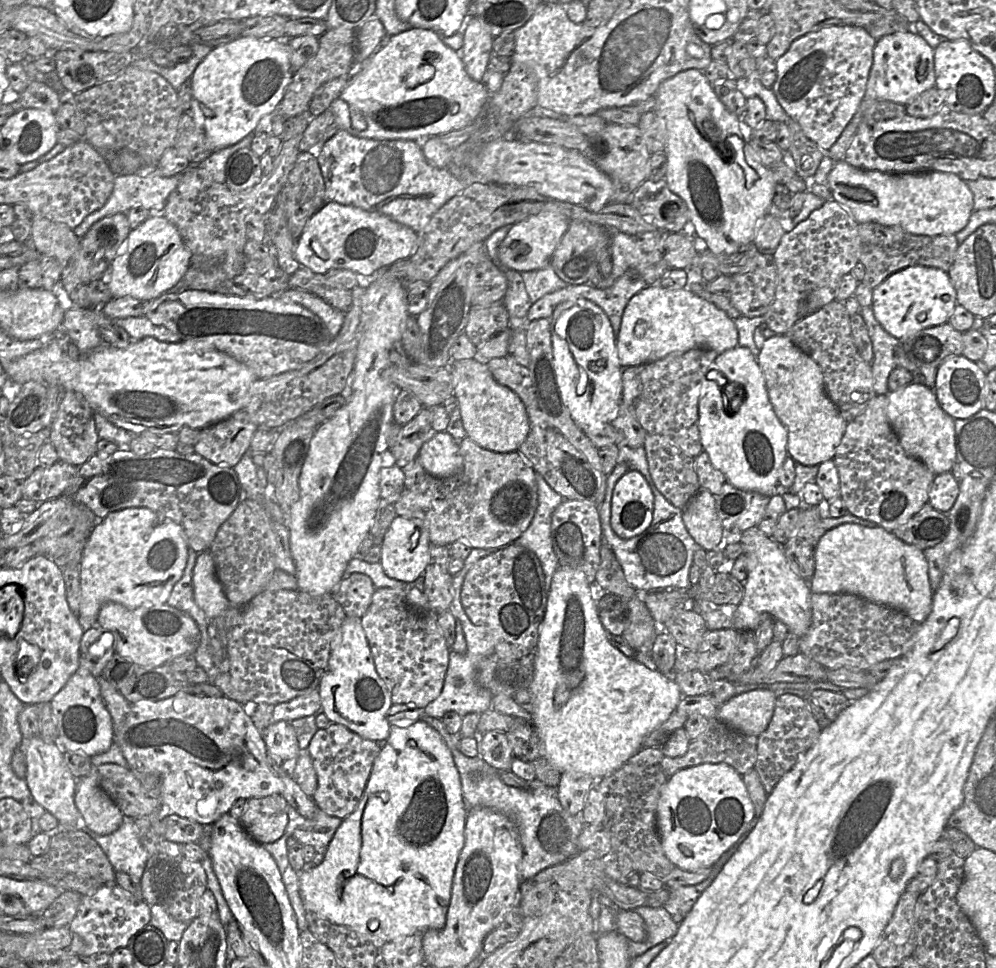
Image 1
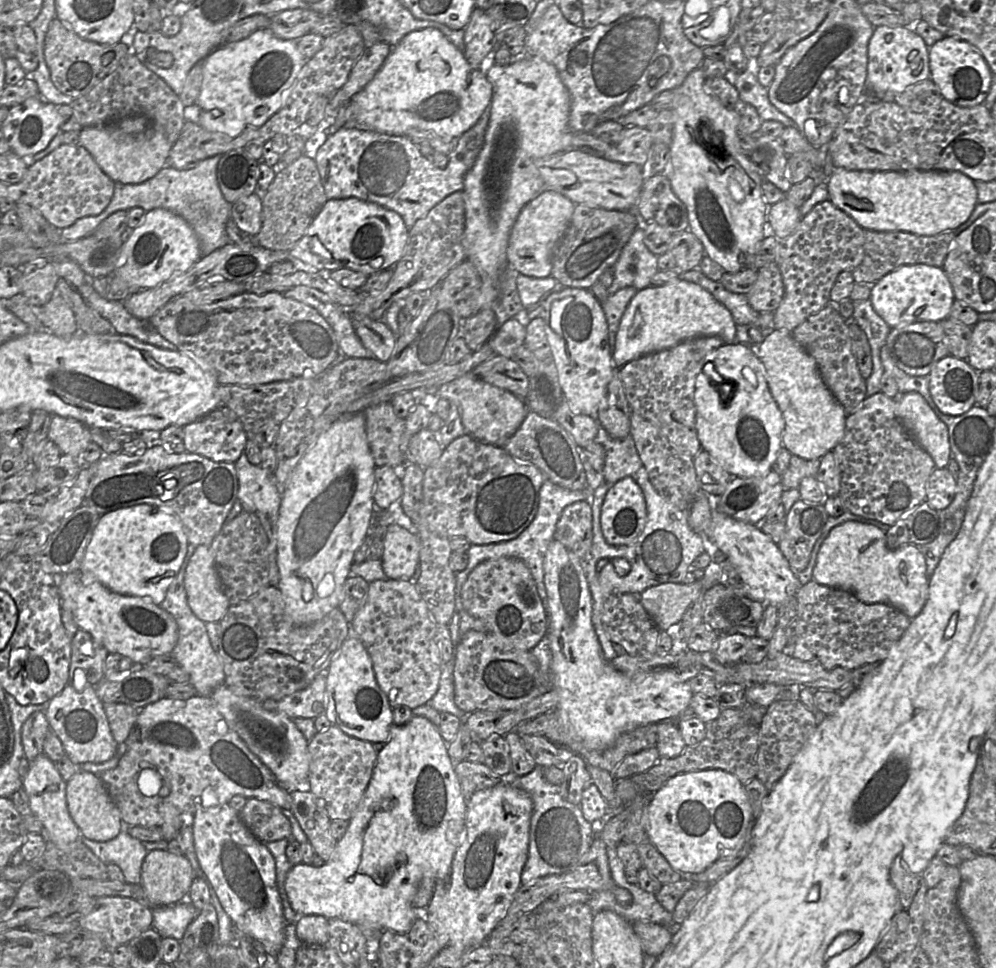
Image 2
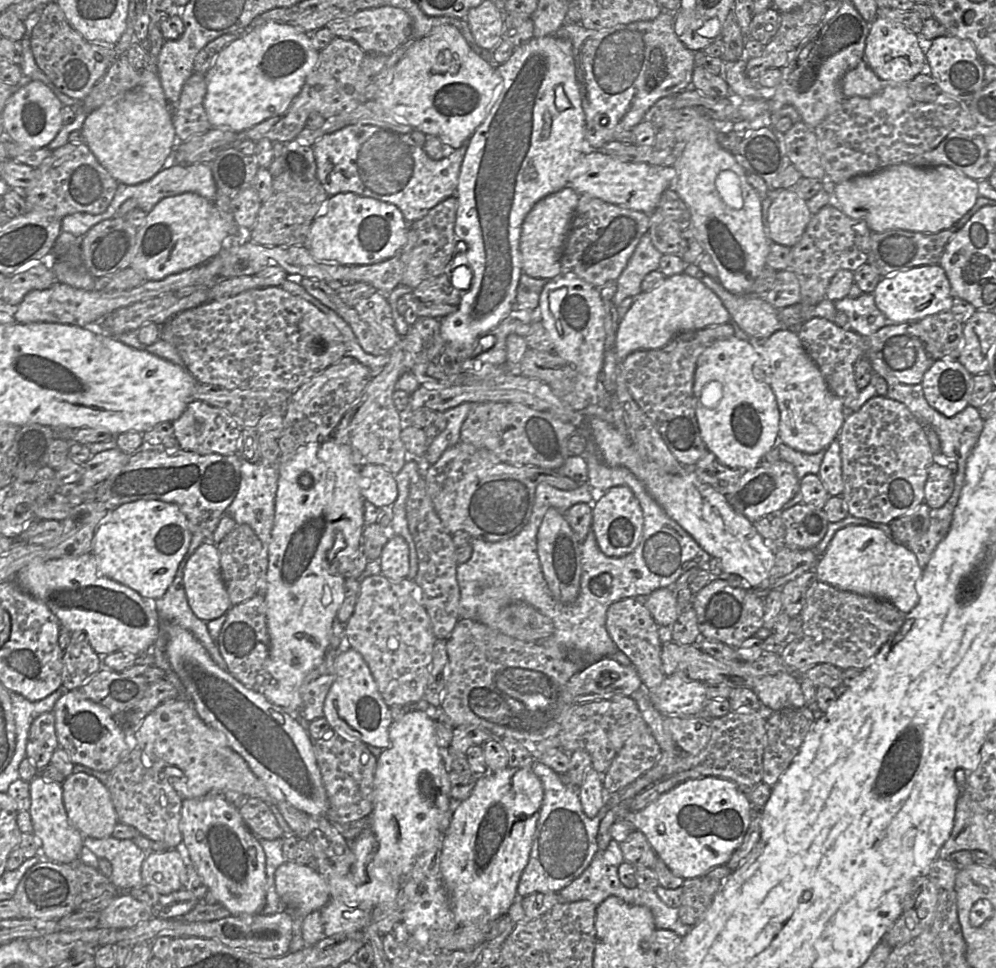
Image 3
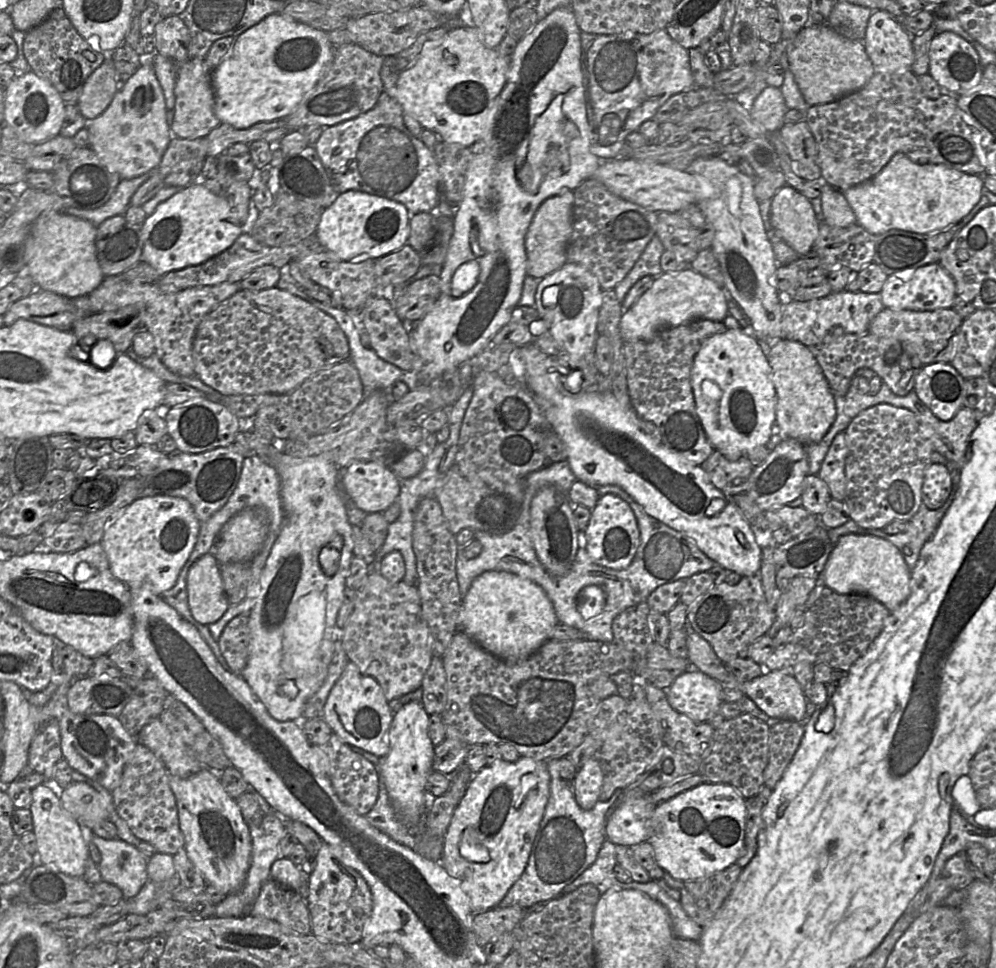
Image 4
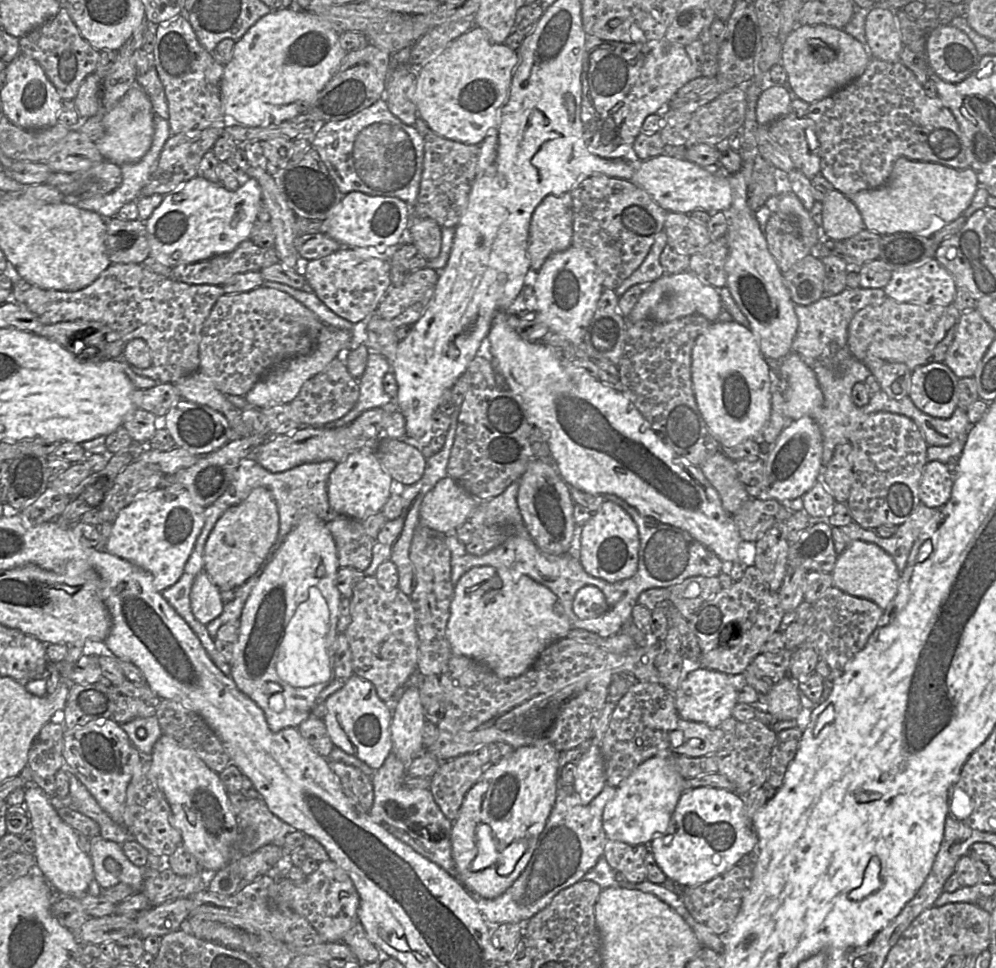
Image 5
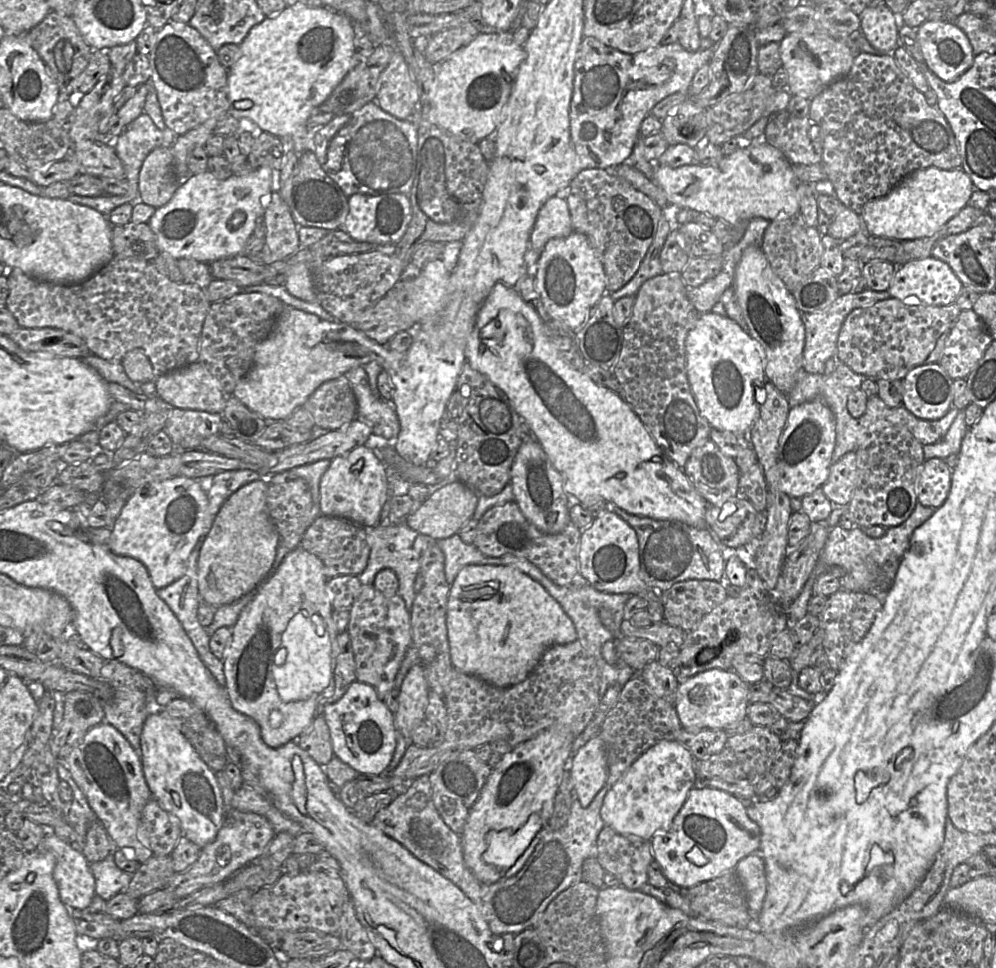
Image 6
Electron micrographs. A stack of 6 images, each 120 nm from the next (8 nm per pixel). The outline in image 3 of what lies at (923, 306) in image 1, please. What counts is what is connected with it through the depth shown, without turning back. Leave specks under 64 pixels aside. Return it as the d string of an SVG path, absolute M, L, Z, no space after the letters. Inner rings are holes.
M939 265L917 266L882 277L874 292L875 304L890 323L914 322L951 310L953 295L949 279Z

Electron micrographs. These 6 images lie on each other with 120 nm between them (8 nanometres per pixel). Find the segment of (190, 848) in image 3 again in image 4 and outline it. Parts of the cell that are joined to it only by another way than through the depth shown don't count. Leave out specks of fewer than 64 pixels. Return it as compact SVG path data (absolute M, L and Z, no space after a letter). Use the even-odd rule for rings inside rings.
M202 769L187 778L170 775L169 785L175 796L184 849L207 884L228 895L243 886L251 861L251 836L242 813L223 788L219 774Z

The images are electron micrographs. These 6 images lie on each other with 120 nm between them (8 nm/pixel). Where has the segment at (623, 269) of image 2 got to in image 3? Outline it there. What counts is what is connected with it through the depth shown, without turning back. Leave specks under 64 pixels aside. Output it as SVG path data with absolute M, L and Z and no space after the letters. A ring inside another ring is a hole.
M645 233L616 281L617 291L613 298L616 307L625 298L635 298L642 292L641 283L644 277L652 271L659 270L662 255L653 245L649 233Z

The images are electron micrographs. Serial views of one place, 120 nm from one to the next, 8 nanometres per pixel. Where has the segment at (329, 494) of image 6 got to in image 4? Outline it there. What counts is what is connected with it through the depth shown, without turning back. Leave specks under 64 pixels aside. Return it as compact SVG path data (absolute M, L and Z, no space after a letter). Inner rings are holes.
M354 461L340 473L340 486L357 508L370 513L383 513L400 494L399 478L391 468L372 461Z

